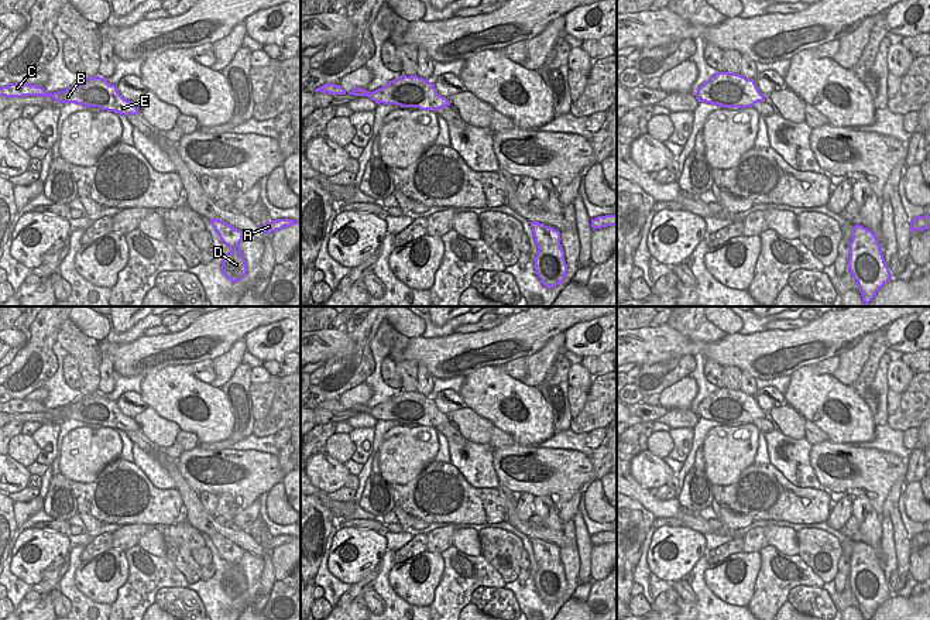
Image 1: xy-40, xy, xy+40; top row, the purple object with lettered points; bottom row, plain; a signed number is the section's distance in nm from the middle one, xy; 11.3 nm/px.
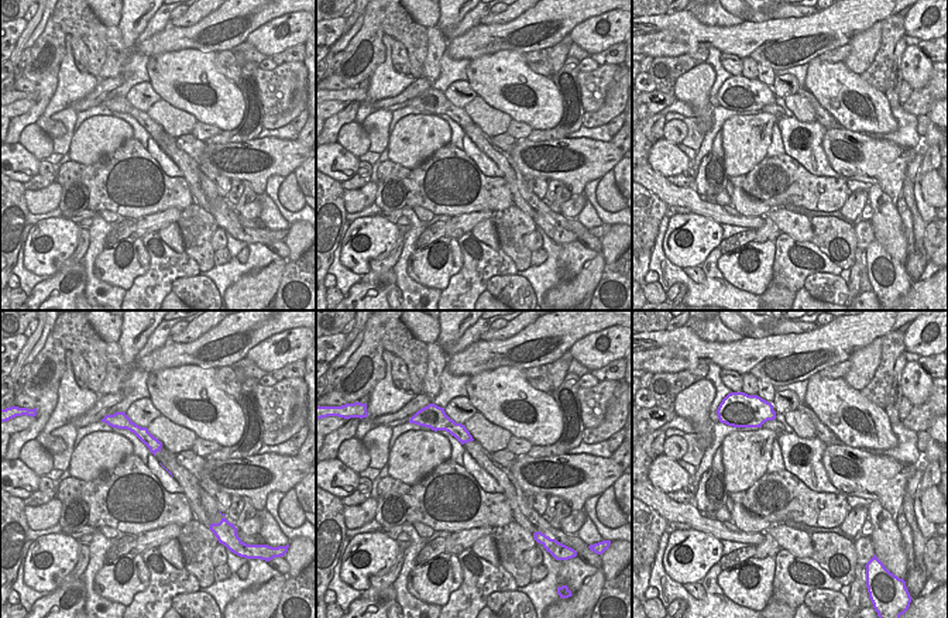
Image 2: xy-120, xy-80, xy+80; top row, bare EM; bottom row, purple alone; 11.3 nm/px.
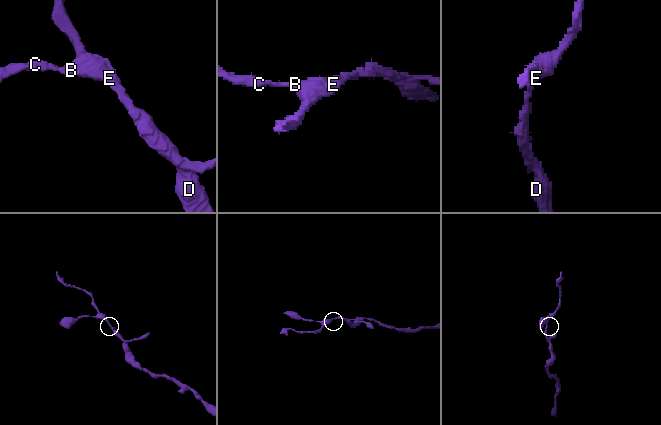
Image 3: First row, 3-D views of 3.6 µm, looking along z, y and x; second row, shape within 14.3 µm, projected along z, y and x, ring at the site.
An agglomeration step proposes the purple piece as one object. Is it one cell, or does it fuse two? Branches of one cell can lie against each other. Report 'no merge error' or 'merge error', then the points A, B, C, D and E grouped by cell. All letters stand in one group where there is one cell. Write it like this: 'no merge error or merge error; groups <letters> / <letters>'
no merge error; groups A B C D E

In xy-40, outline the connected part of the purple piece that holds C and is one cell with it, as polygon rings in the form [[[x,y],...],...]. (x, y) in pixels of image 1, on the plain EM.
[[[92,393],[85,395],[75,404],[49,410],[42,403],[31,400],[10,400],[0,404],[0,412],[23,414],[23,412],[44,412],[52,414],[59,419],[76,419],[85,424],[97,424],[107,428],[120,429],[123,432],[140,431],[134,418],[124,415],[117,401],[109,400],[104,394]]]

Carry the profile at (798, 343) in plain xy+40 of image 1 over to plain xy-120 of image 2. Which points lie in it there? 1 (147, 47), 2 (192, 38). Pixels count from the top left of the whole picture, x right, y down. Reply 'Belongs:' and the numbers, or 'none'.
Belongs: 1, 2

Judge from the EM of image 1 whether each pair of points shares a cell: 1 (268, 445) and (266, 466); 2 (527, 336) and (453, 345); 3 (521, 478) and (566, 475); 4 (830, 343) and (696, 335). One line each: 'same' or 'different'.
1: different
2: same
3: same
4: different

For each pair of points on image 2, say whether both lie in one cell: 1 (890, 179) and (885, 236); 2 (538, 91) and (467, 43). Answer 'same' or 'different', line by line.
1: different
2: different

